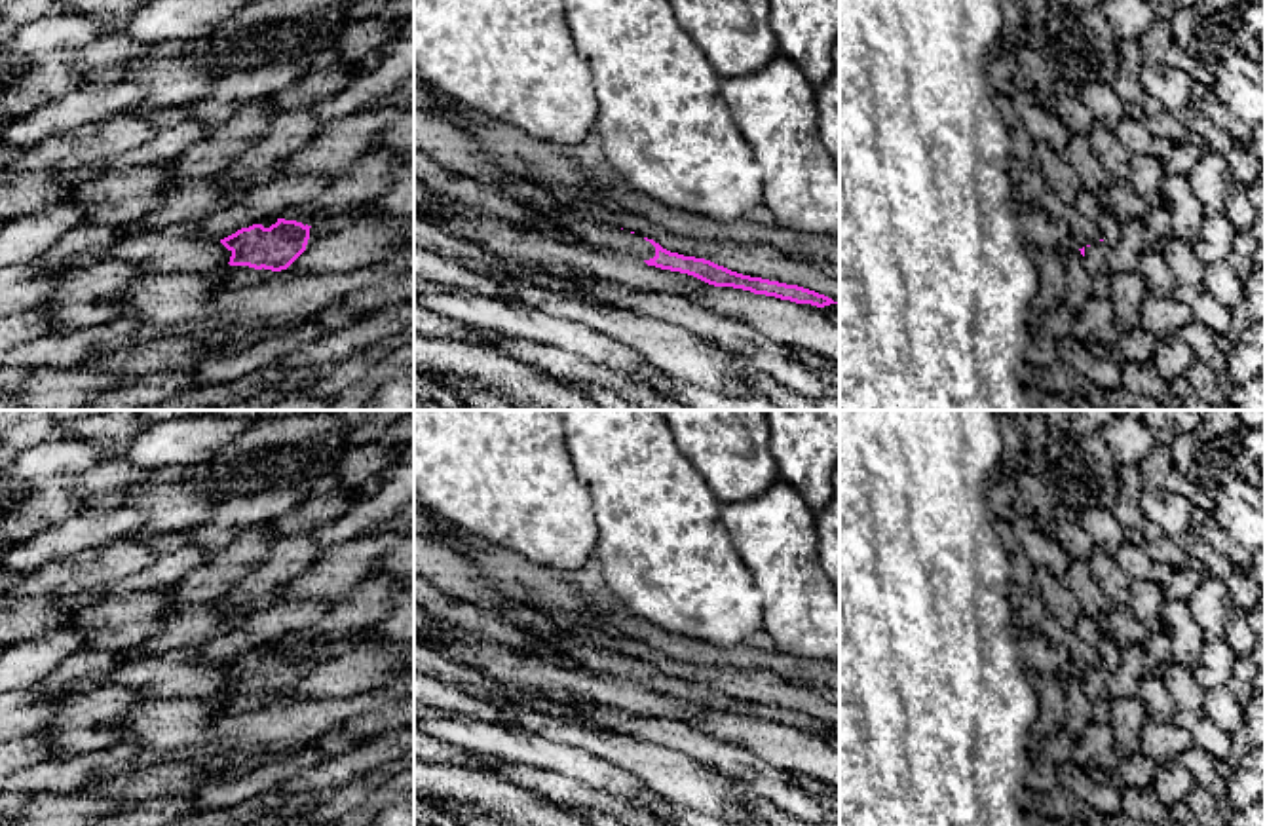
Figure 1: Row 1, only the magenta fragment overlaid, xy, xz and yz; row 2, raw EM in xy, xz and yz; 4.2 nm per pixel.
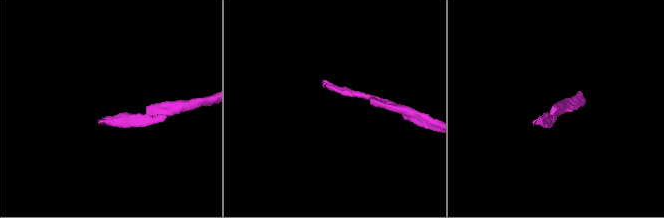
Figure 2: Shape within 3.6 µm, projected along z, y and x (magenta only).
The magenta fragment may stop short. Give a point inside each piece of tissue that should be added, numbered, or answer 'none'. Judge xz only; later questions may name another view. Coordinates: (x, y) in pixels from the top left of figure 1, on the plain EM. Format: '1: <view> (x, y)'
1: xz (595, 657)

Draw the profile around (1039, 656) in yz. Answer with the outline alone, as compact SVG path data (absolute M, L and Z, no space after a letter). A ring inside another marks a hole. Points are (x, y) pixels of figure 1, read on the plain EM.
M1016 627L1022 661L1028 672L1043 676L1066 674L1069 666L1067 653L1054 648L1037 629Z

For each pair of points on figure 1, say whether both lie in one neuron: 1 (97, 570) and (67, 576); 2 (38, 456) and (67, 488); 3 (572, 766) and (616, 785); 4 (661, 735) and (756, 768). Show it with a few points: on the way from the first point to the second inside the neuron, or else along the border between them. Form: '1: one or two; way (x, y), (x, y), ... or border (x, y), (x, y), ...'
1: one; way (90, 570), (75, 574)
2: two; border (73, 473), (61, 477)
3: one; way (584, 768), (604, 775)
4: one; way (684, 739), (734, 762)

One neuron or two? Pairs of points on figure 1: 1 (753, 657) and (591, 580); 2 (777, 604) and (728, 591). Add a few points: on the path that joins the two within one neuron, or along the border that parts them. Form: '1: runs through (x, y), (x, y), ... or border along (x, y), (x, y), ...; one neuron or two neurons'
1: runs through (711, 656), (675, 646), (625, 621); one neuron
2: border along (741, 561), (762, 597), (764, 627); two neurons

